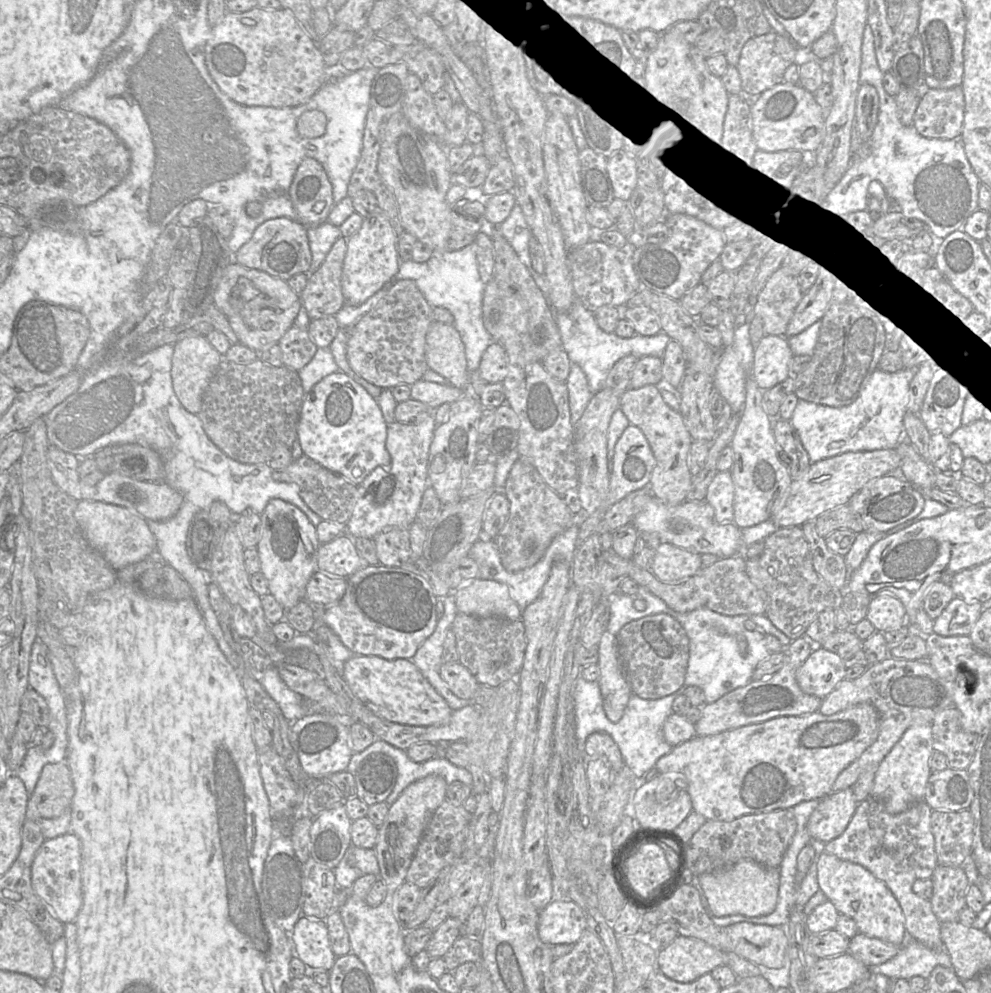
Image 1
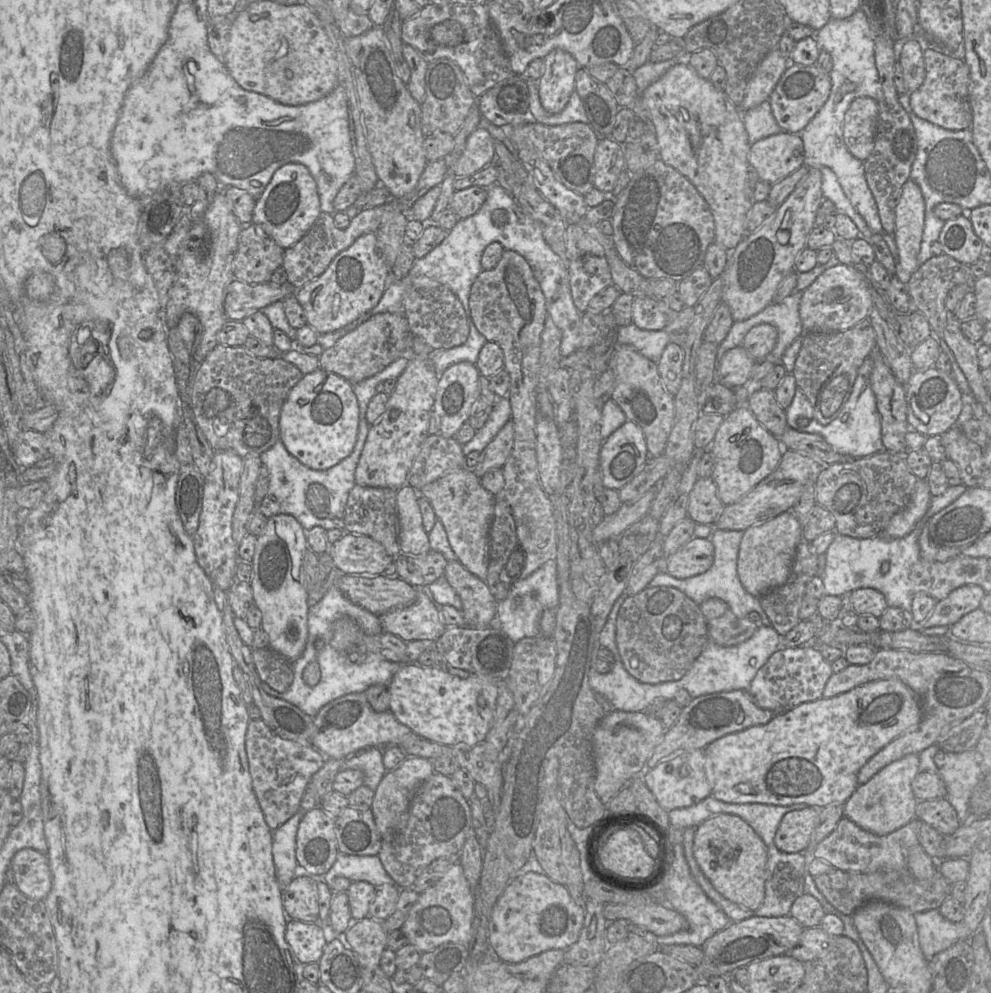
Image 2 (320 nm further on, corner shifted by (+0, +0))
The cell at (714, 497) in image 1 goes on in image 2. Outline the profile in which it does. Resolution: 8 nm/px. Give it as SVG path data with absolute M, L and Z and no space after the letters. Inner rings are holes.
M698 478L689 494L688 517L698 524L714 525L724 506L713 479Z

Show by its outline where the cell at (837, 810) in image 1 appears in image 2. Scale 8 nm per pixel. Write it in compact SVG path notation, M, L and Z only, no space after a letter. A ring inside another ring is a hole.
M806 806L801 810L786 813L774 836L776 847L787 853L805 851L818 823L819 809Z

